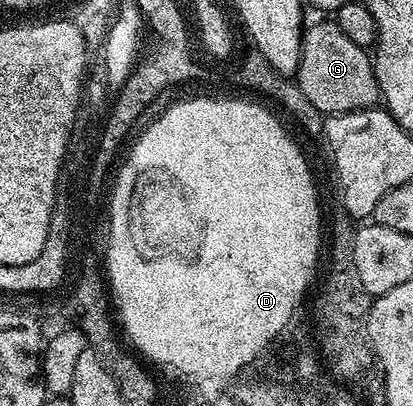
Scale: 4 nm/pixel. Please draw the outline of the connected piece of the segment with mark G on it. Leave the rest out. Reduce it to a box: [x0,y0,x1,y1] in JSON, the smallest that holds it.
[295,21,380,115]

